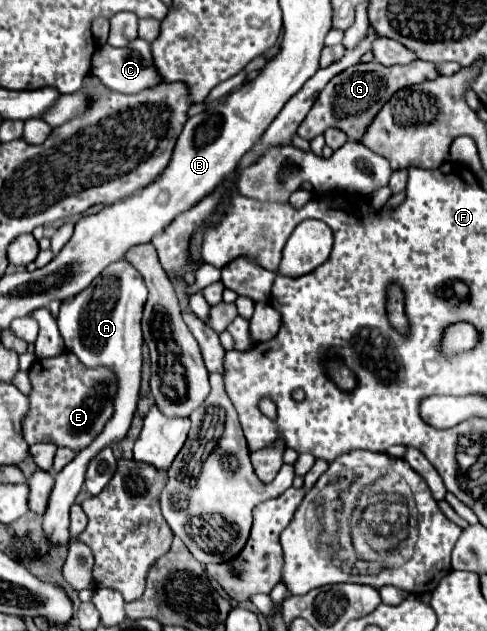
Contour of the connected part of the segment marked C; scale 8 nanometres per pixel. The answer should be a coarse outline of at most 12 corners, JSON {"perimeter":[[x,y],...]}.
{"perimeter":[[104,45],[92,73],[108,89],[140,91],[164,81],[150,45]]}

